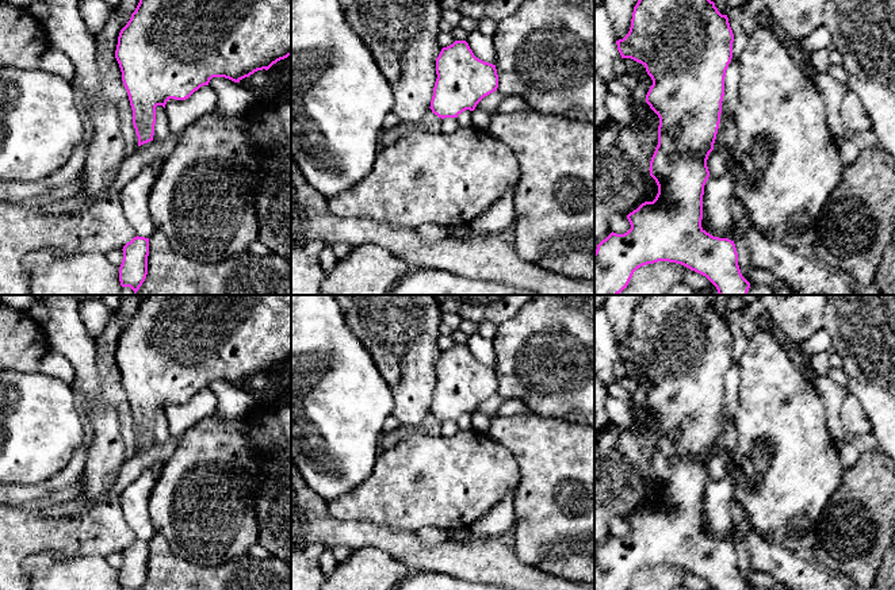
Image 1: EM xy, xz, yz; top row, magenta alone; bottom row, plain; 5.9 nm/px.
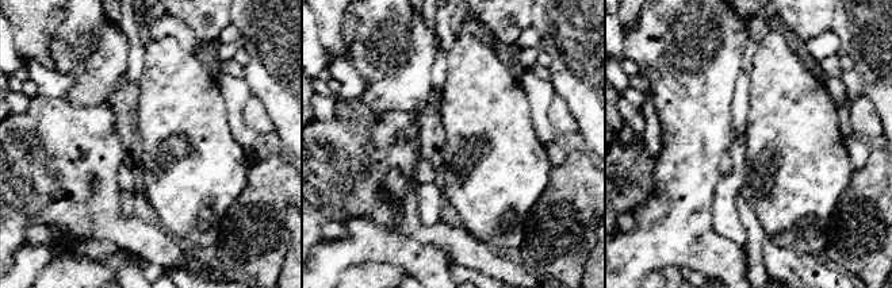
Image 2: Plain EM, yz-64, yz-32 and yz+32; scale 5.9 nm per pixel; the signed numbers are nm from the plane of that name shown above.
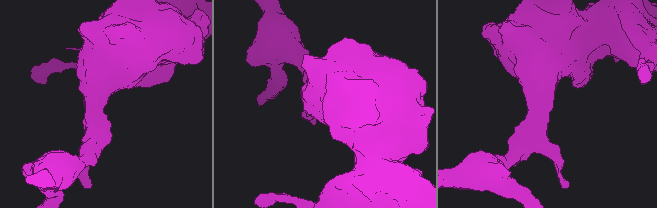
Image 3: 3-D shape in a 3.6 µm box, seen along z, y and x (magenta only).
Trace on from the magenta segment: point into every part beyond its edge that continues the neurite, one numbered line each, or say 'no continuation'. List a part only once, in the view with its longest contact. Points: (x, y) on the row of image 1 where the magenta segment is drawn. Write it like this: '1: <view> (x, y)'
no continuation

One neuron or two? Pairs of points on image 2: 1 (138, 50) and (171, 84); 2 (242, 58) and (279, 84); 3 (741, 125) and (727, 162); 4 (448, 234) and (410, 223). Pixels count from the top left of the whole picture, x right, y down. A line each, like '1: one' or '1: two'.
1: two
2: two
3: two
4: one

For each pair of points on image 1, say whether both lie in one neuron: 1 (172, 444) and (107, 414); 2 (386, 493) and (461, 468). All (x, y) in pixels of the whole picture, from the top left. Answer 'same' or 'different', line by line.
1: different
2: same

